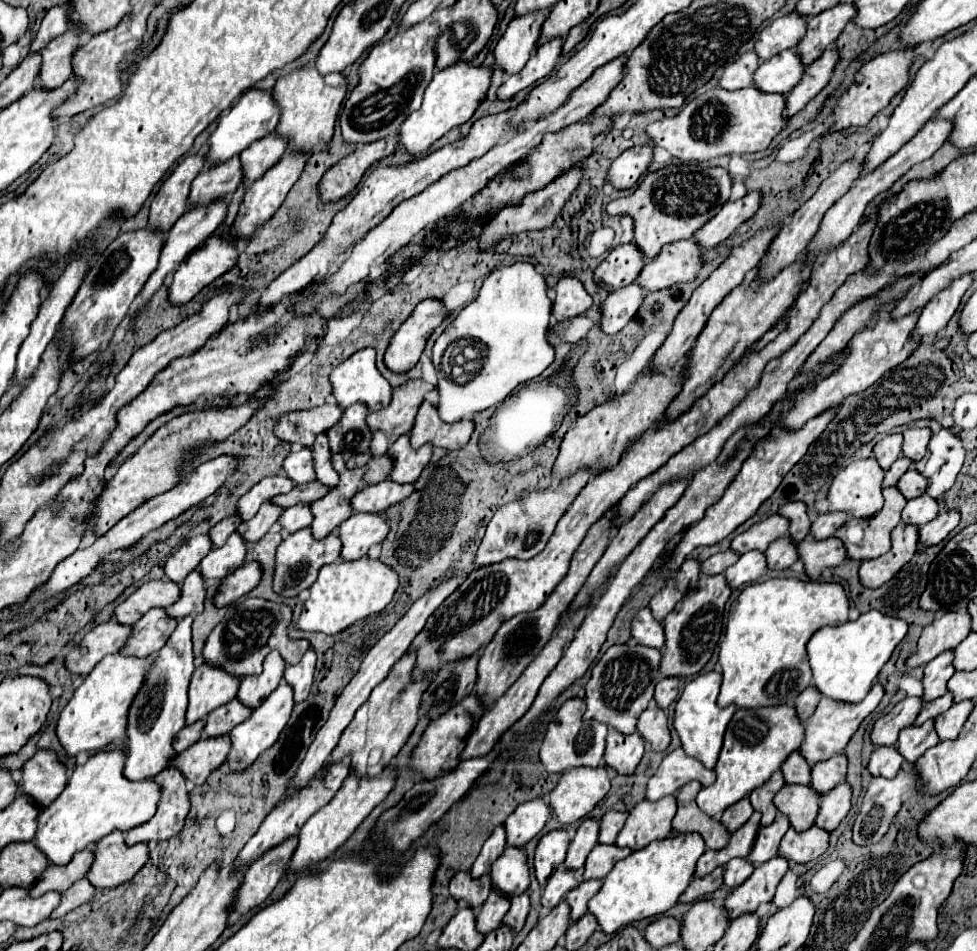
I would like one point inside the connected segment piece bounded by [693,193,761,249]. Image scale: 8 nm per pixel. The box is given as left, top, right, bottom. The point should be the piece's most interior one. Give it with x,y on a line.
715,231

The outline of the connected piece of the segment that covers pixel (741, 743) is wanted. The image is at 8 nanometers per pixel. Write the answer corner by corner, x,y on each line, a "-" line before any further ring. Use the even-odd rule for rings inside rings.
779,705
779,707
761,707
761,709
737,709
733,719
727,725
723,749
719,753
719,761
715,765
715,783
703,787
697,795
697,805
703,813
711,819
719,819
721,813
747,797
757,785
763,785
779,767
781,763
797,751
801,745
803,725
797,721
793,707

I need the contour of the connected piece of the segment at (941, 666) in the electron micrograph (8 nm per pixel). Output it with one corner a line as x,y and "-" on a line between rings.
945,651
945,653
937,655
933,661
929,661
925,665
925,671
923,671
923,695
921,695
923,701
933,701
933,699
947,693
947,681
955,673
951,661
953,661
953,653

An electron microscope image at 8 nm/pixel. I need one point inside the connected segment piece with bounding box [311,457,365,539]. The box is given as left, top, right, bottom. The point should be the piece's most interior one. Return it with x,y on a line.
329,512

